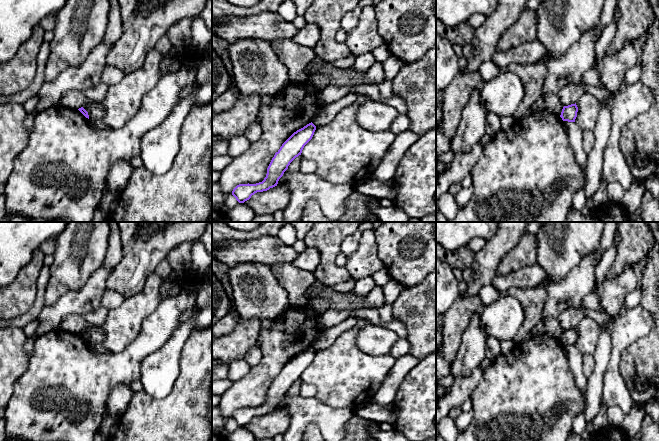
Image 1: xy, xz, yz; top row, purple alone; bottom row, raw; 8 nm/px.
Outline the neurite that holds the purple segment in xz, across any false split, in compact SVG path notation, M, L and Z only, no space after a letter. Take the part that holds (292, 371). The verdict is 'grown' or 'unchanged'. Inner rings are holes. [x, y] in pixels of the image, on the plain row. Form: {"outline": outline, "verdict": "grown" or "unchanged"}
{"outline": "M311 346L303 352L294 356L280 371L272 382L266 401L262 406L256 408L239 408L232 419L239 427L249 424L257 416L267 415L277 410L279 403L288 393L290 387L301 379L304 370L312 363L316 350Z", "verdict": "unchanged"}

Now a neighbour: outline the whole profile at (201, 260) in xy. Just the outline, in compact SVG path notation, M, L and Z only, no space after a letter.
M201 239L193 242L191 255L192 263L190 270L196 275L193 286L196 290L199 290L206 283L205 272L212 266L212 255L207 252Z

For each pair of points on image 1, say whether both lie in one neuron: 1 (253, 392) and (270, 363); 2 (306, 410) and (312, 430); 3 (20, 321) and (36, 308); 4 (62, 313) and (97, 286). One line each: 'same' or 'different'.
1: same
2: different
3: same
4: same

